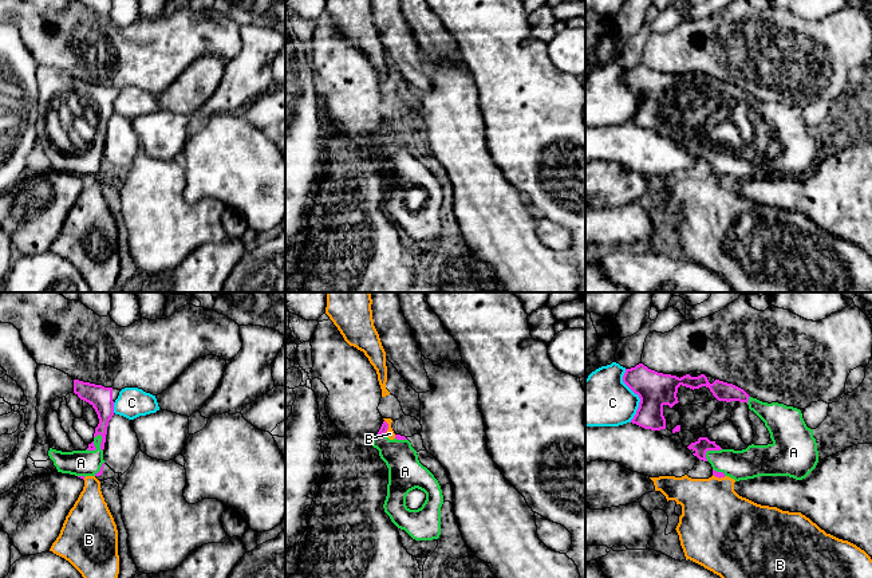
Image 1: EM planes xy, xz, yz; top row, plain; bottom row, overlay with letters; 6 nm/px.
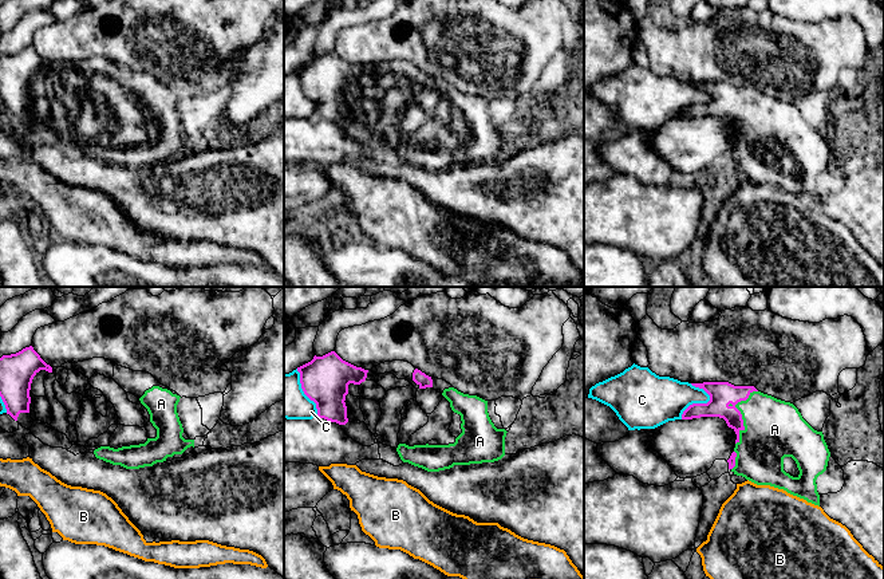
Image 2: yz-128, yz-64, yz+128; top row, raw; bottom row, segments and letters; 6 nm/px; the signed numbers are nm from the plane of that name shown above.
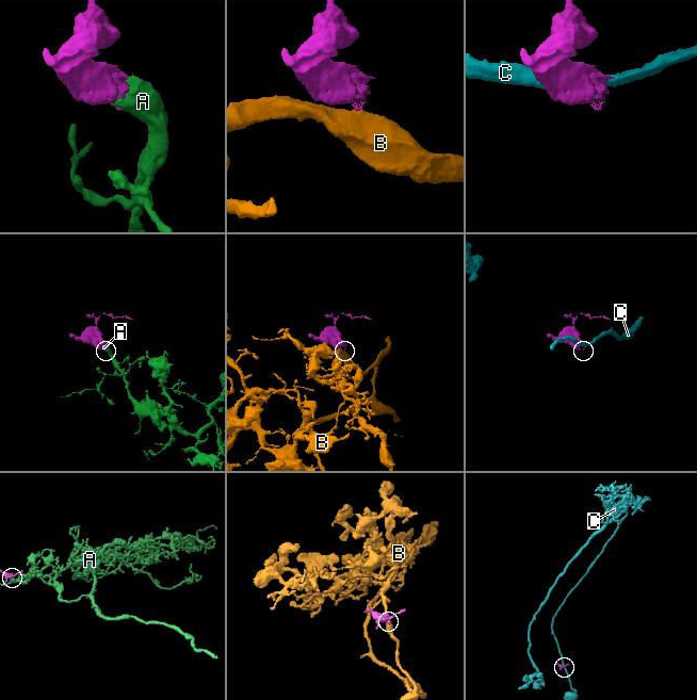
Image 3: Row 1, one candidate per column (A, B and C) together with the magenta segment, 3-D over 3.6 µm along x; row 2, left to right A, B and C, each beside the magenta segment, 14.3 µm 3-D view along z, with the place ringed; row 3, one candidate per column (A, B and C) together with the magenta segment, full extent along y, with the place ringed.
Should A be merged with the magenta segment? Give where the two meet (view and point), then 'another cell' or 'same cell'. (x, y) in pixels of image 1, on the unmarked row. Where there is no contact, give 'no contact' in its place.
contact yz (709, 149); same cell

